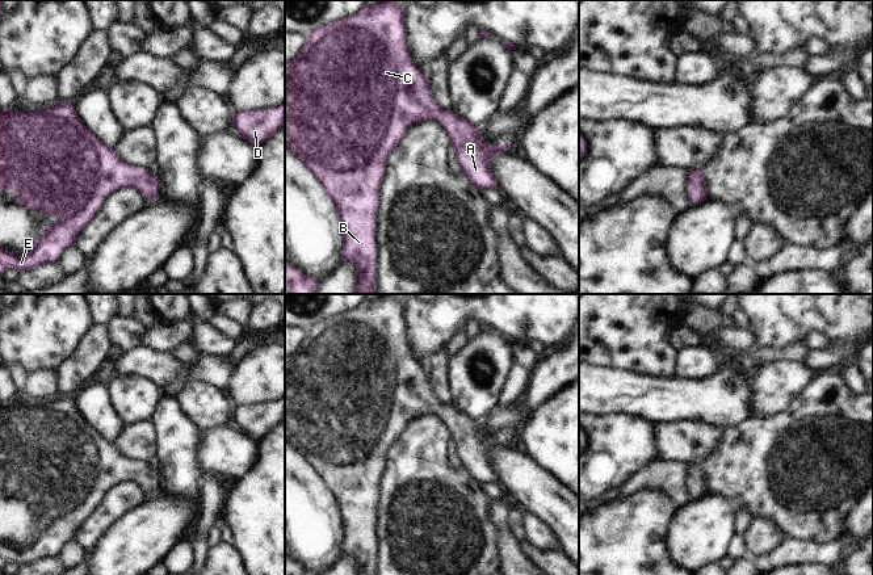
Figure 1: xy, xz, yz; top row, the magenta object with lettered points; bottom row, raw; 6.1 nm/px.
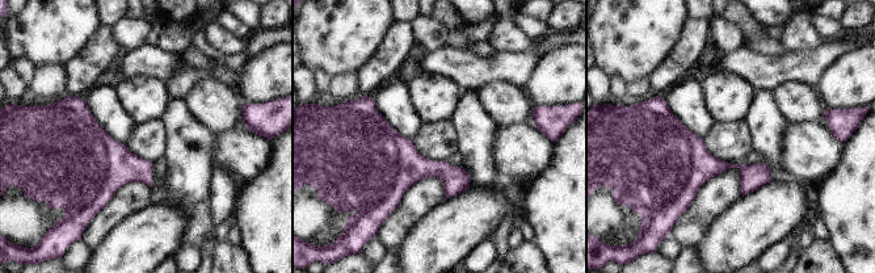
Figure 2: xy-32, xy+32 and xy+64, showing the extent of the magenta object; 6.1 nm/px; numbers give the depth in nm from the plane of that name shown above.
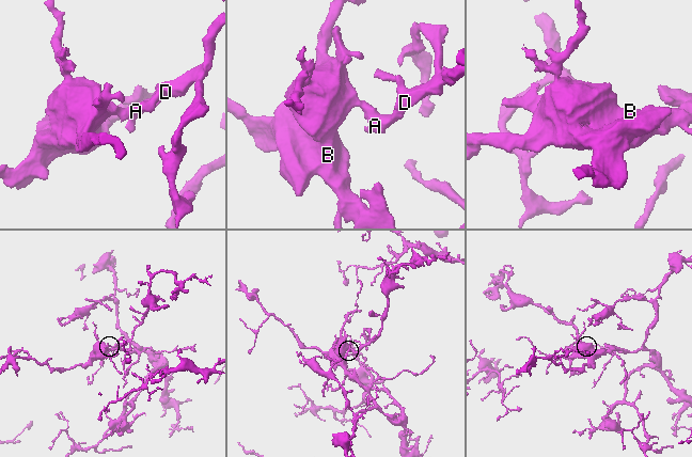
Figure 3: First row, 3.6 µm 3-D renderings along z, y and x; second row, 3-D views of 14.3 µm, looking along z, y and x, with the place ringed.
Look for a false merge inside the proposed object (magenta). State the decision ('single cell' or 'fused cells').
single cell

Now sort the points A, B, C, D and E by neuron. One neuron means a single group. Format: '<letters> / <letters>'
A B C D E

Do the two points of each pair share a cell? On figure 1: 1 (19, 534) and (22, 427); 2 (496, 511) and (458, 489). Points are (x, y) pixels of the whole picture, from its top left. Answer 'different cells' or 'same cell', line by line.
1: same cell
2: different cells

